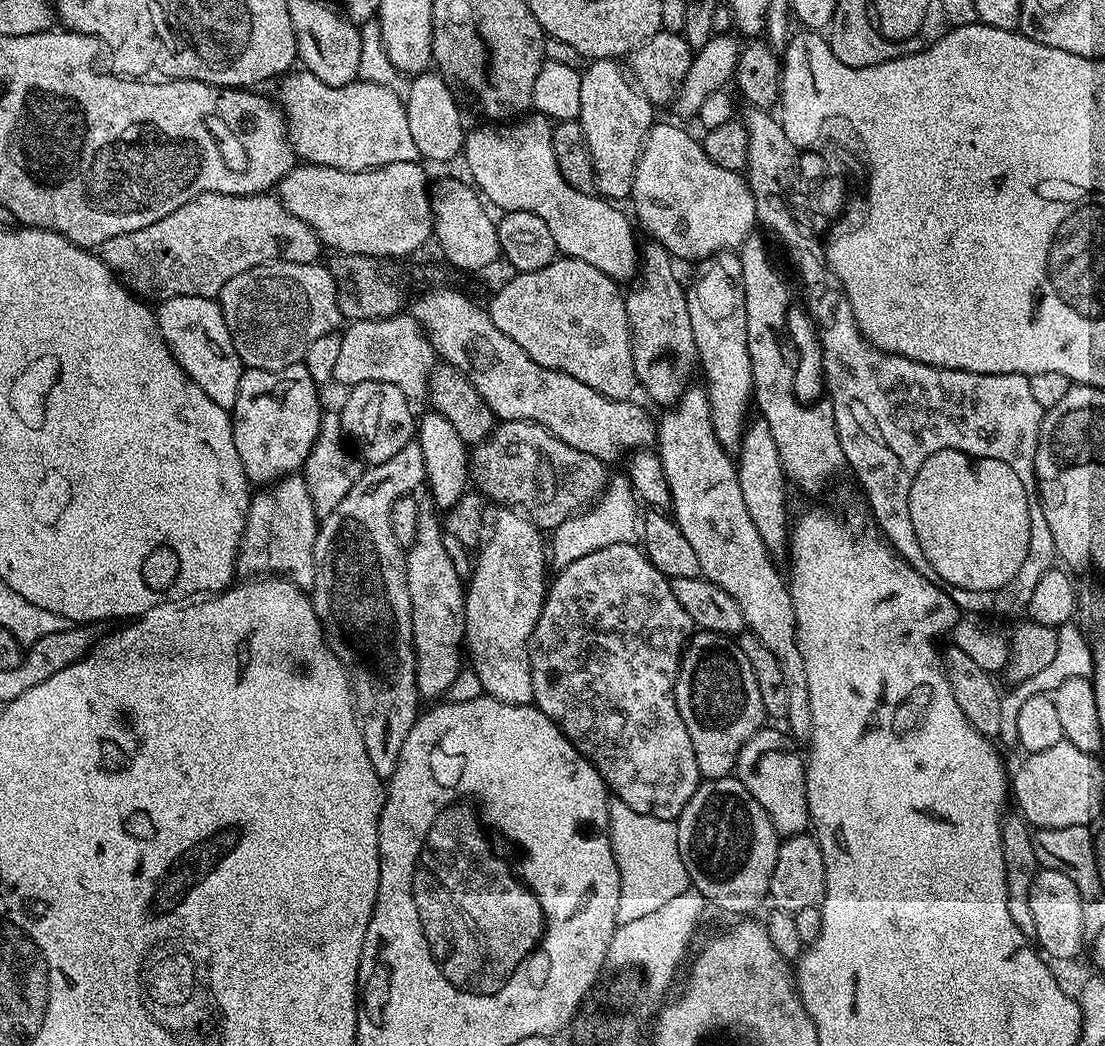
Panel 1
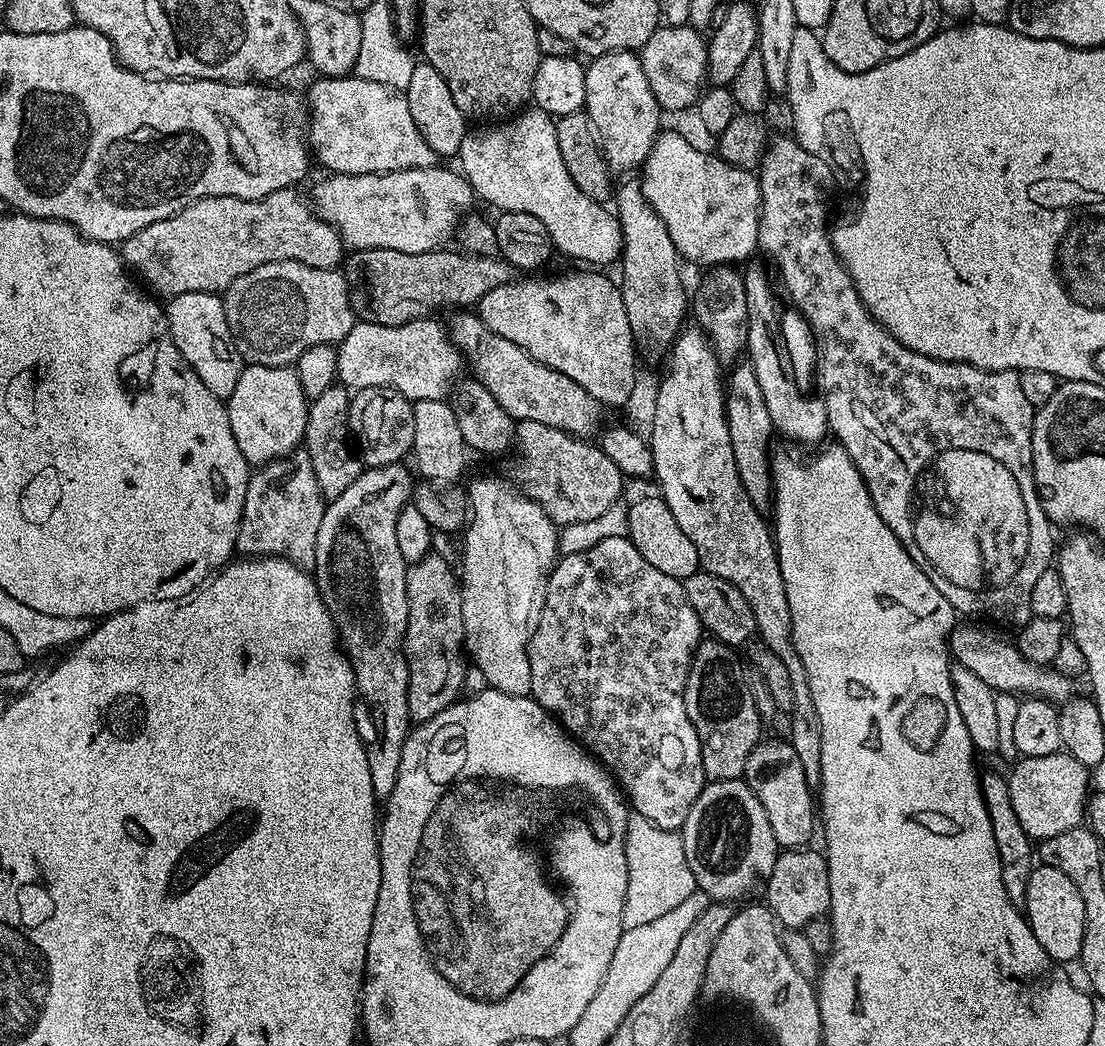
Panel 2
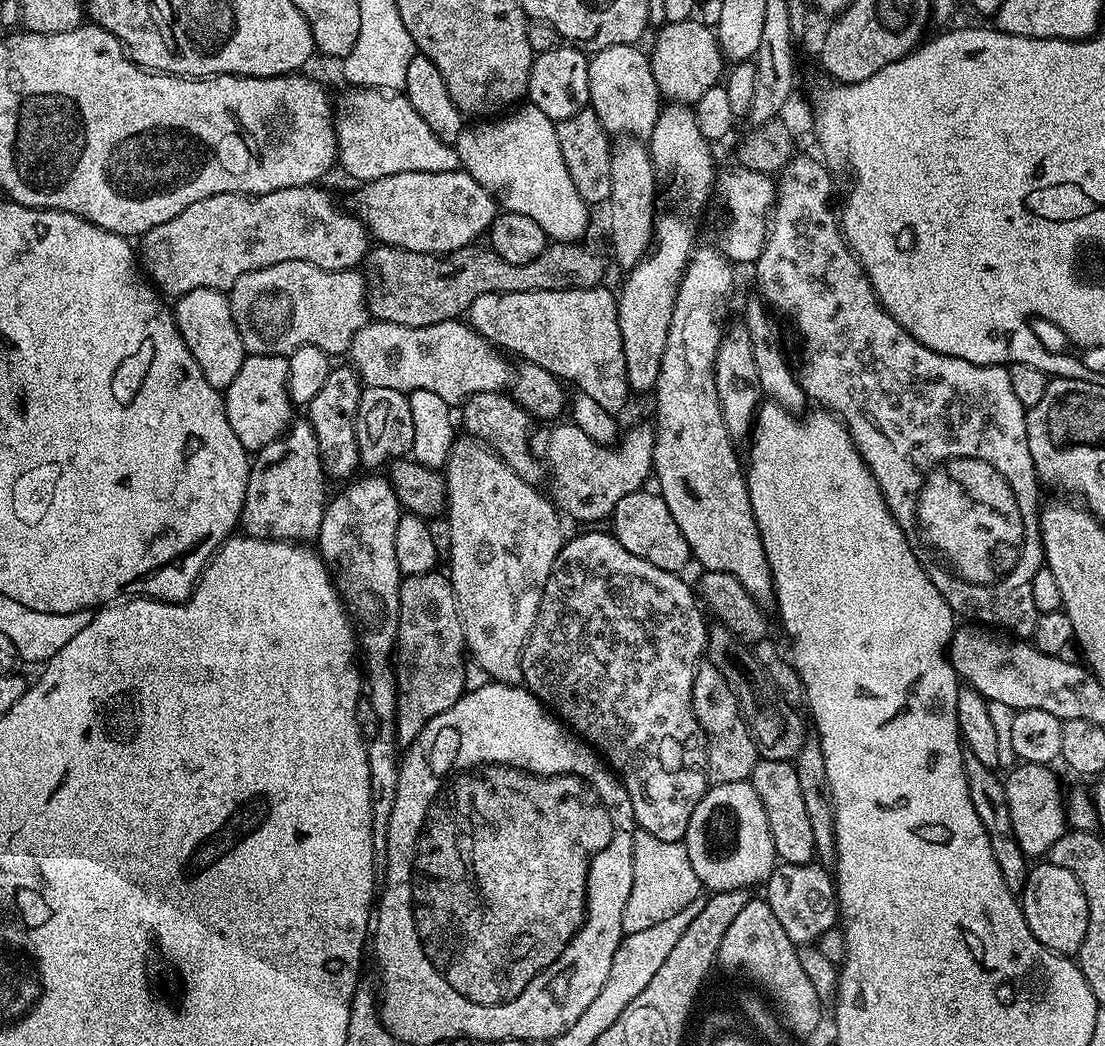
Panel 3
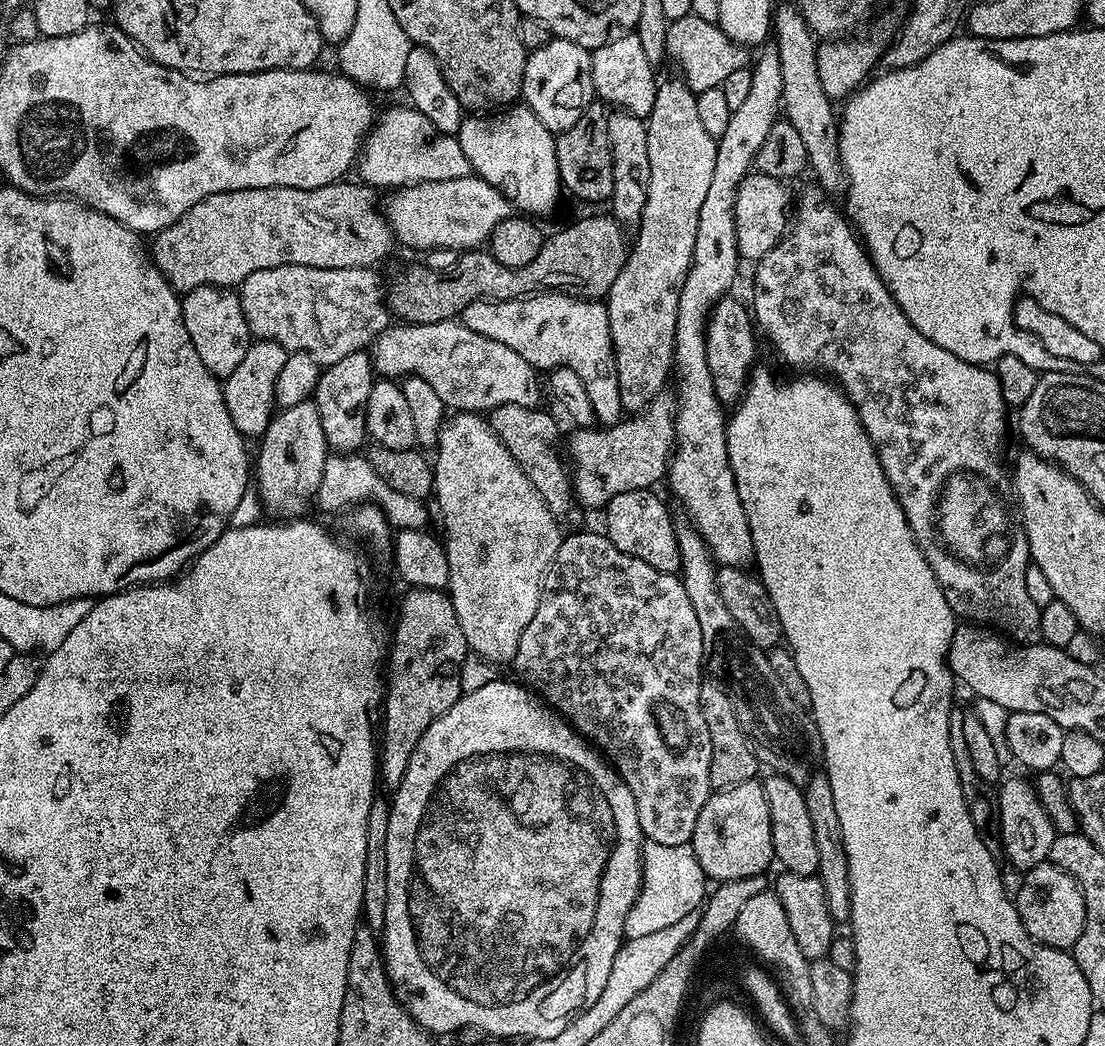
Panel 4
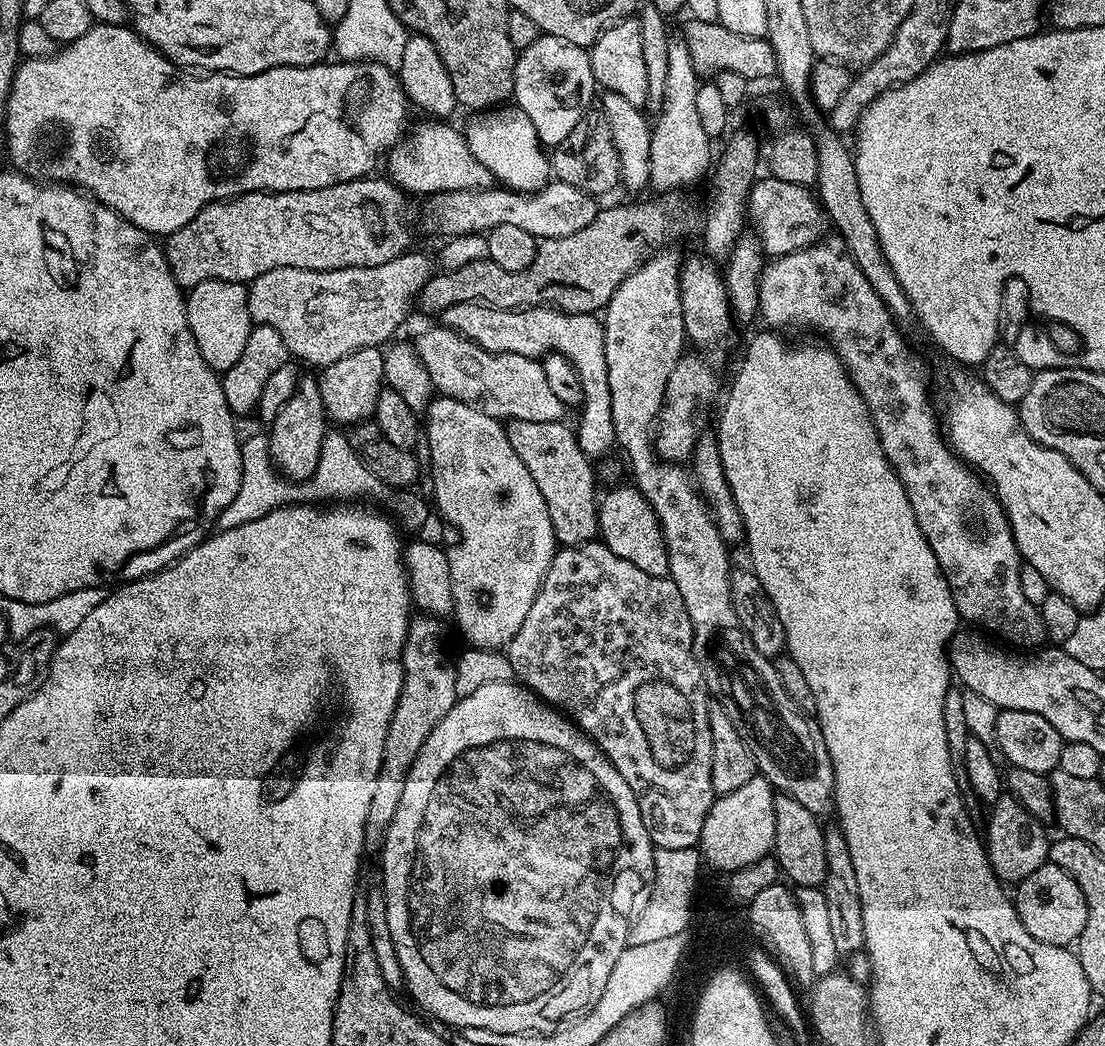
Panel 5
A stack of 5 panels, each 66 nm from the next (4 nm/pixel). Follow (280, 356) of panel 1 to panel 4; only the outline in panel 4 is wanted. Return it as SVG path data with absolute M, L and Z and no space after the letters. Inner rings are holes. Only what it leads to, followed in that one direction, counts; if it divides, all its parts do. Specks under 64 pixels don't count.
M297 264L254 270L250 278L238 285L242 314L249 333L257 340L278 342L278 346L288 353L310 352L322 366L338 362L338 358L346 358L346 354L367 349L390 324L386 292L382 280L380 284L374 273L372 268L315 268Z

